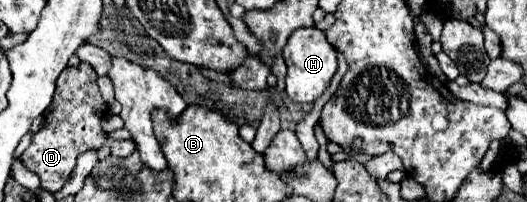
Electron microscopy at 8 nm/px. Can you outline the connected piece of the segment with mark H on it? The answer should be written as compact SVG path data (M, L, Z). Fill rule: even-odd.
M315 27L297 29L287 41L283 49L283 57L287 63L287 77L285 77L287 89L285 91L289 99L295 103L313 105L329 89L329 83L337 71L337 55L335 55L333 45L329 45L329 41L325 39L325 31L319 31Z

